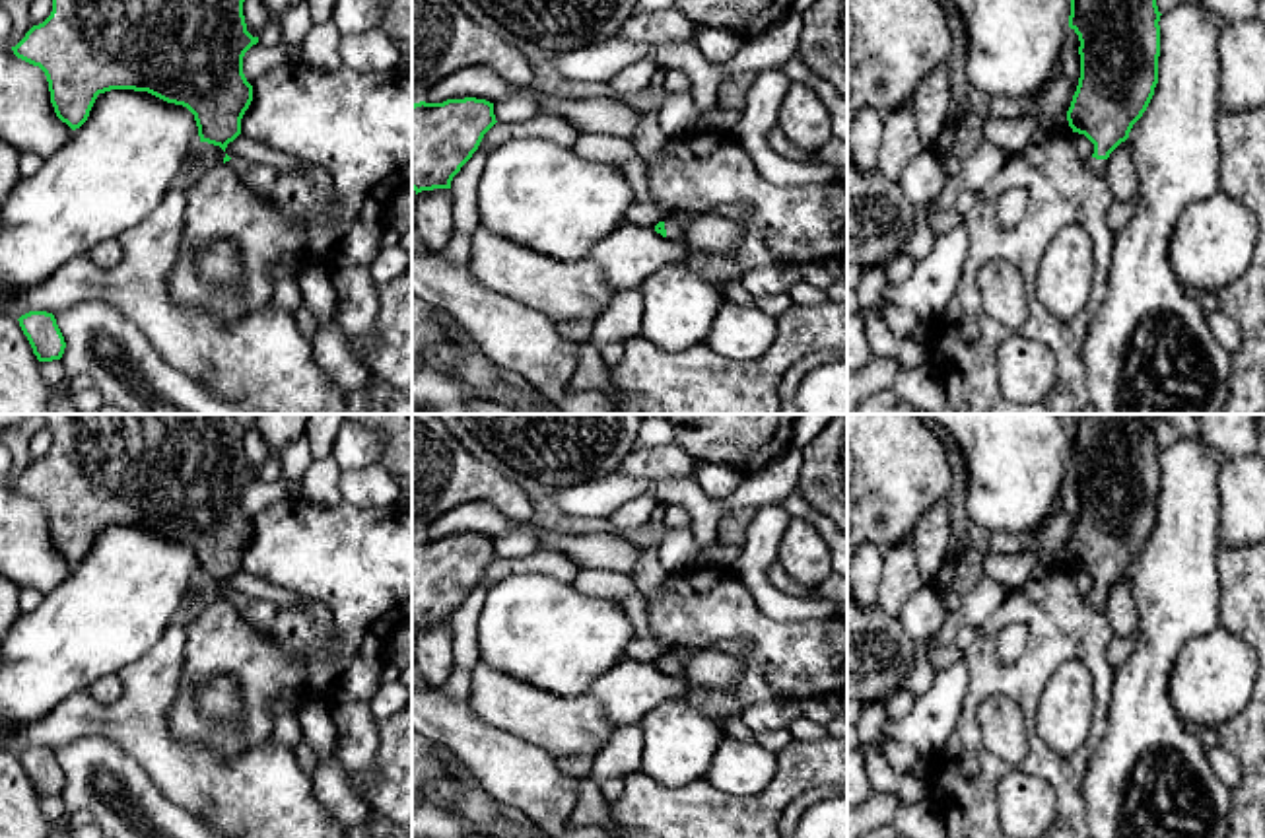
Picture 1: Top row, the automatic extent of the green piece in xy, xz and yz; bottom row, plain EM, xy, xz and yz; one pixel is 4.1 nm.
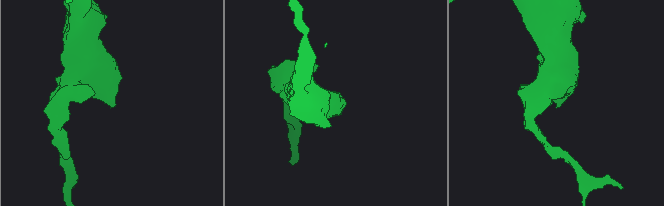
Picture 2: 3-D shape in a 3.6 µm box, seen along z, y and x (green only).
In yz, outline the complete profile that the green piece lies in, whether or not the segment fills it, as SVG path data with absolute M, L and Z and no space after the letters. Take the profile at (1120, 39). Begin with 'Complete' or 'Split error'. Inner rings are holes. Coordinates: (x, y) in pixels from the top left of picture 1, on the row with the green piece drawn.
Split error. M1071 0L1080 78L1067 111L1073 132L1094 144L1086 165L1106 175L1106 159L1129 138L1158 84L1160 12L1156 0Z

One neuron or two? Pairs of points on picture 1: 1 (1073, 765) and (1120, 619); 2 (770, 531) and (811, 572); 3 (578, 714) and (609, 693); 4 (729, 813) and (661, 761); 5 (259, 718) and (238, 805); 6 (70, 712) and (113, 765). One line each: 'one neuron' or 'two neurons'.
1: two neurons
2: two neurons
3: two neurons
4: two neurons
5: two neurons
6: two neurons

